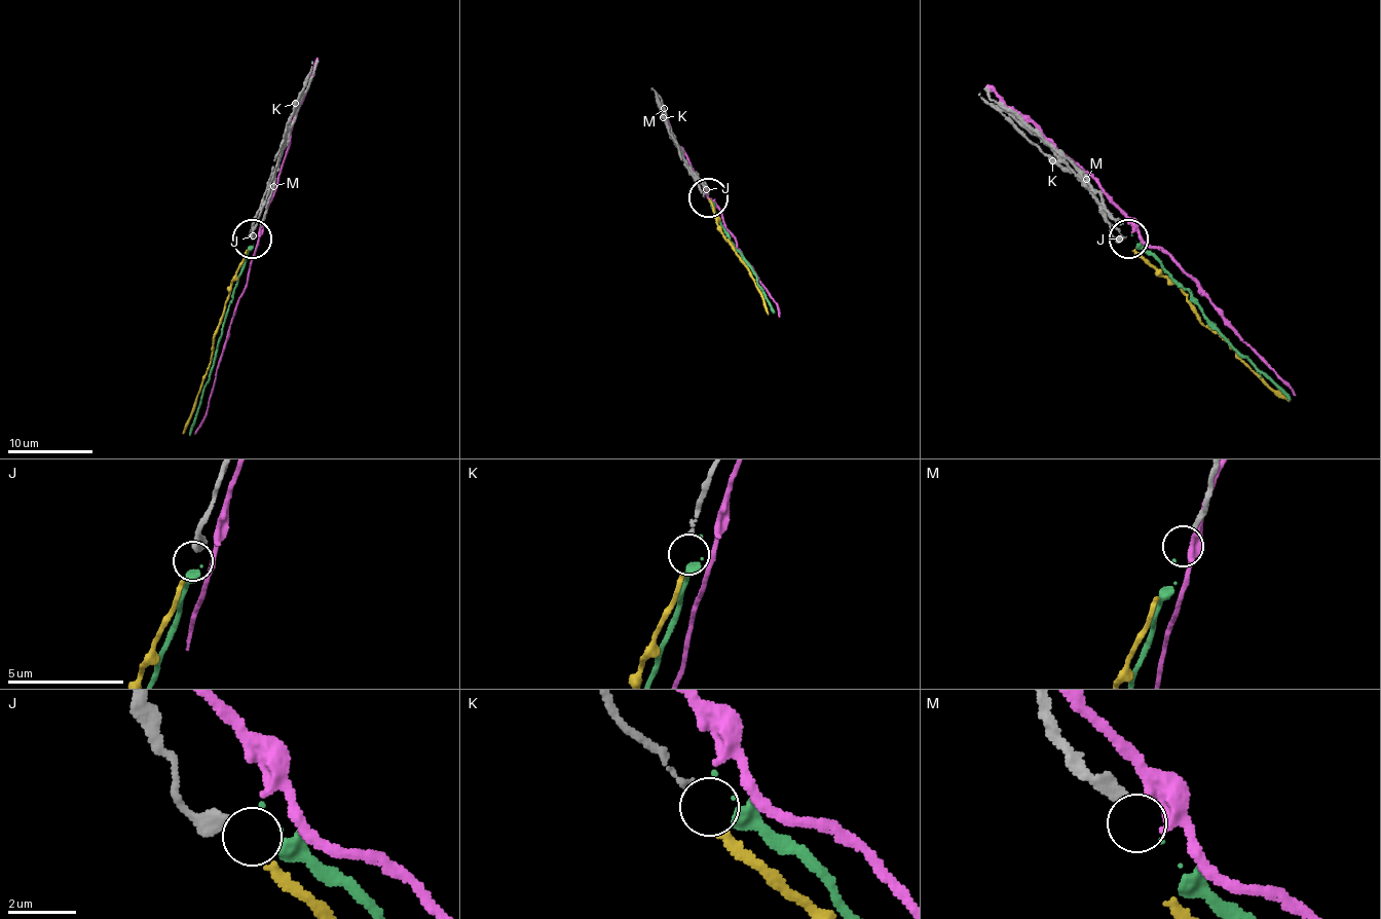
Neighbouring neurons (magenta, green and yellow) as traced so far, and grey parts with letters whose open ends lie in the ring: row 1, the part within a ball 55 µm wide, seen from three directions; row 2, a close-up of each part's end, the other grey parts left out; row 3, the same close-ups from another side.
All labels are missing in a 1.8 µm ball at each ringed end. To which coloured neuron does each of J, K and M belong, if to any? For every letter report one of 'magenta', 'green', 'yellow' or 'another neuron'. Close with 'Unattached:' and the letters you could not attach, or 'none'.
J: yellow
K: another neuron
M: green
Unattached: K

